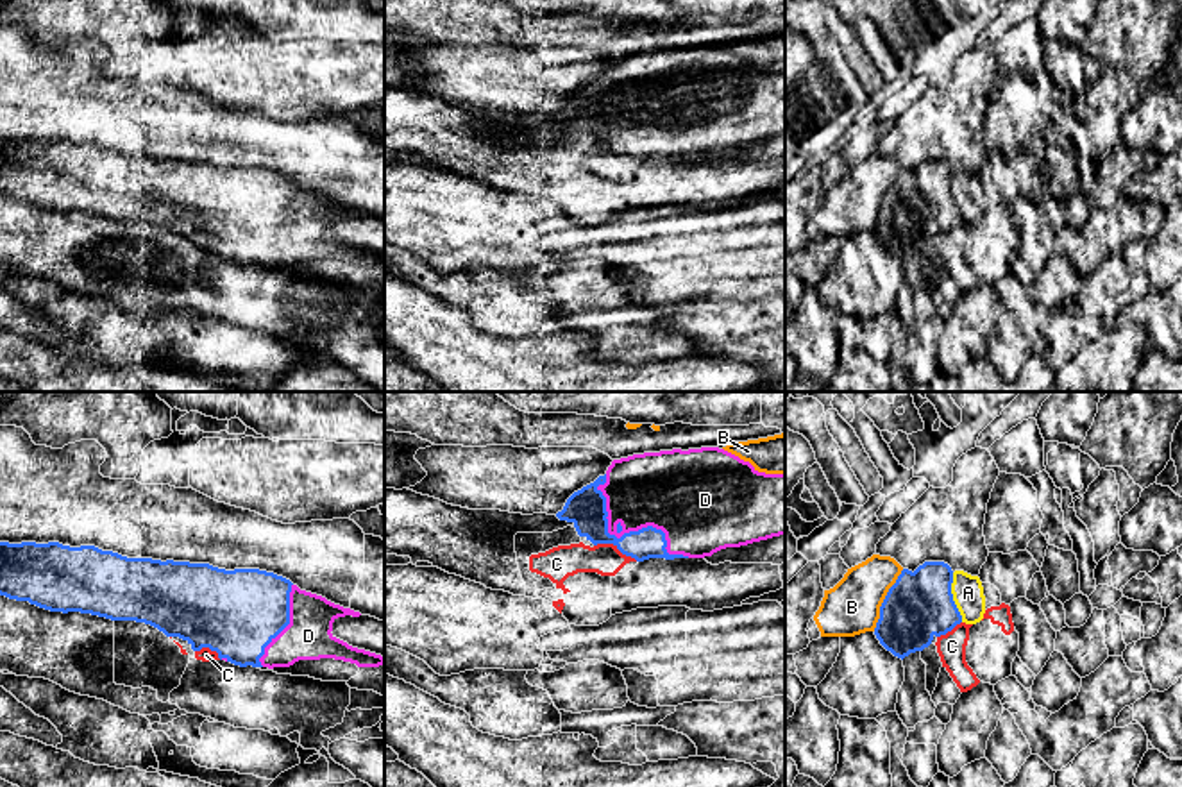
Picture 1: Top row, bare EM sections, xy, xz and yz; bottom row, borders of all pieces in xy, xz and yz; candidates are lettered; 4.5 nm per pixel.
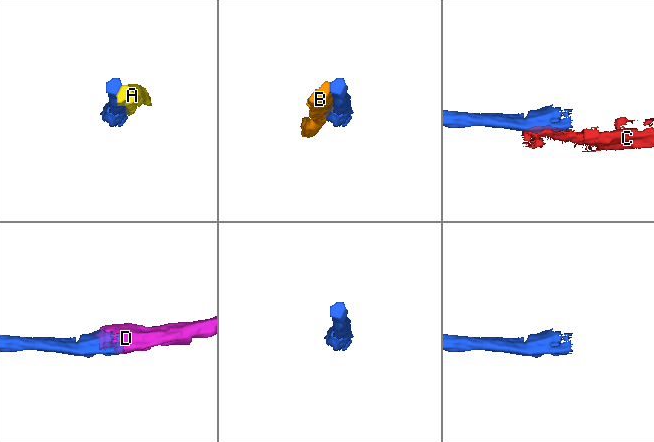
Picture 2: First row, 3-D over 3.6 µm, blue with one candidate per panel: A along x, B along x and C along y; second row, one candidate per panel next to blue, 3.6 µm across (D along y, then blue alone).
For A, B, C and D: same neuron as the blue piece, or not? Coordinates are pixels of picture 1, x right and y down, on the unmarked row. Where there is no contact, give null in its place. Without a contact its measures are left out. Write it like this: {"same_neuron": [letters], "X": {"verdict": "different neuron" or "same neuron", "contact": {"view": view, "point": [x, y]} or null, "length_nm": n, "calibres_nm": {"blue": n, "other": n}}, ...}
{"same_neuron": ["D"], "A": {"verdict": "different neuron", "contact": {"view": "yz", "point": [952, 197]}, "length_nm": 220, "calibres_nm": {"blue": 300, "other": 140}}, "B": {"verdict": "different neuron", "contact": {"view": "yz", "point": [884, 199]}, "length_nm": 320, "calibres_nm": {"blue": 300, "other": 240}}, "C": {"verdict": "different neuron", "contact": {"view": "xz", "point": [616, 143]}, "length_nm": 220, "calibres_nm": {"blue": 180, "other": 140}}, "D": {"verdict": "same neuron", "contact": {"view": "xz", "point": [626, 133]}, "length_nm": 550, "calibres_nm": {"blue": 180, "other": 340}}}

